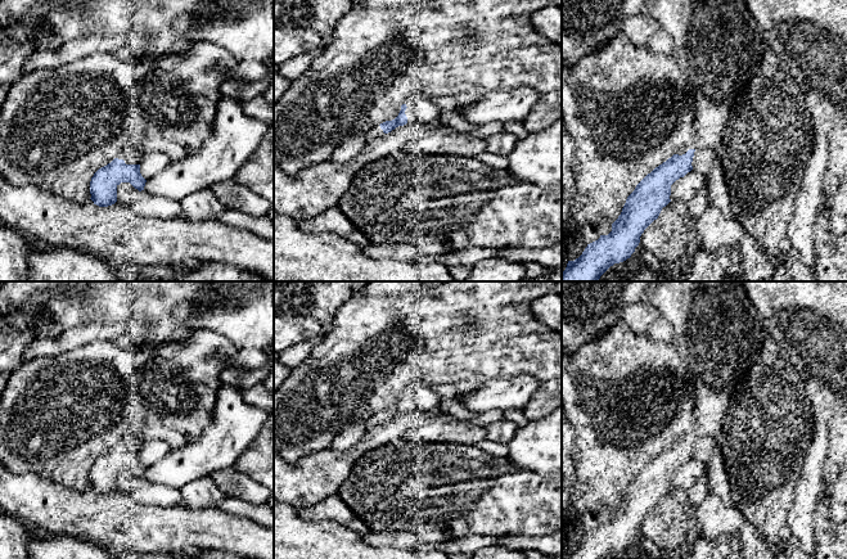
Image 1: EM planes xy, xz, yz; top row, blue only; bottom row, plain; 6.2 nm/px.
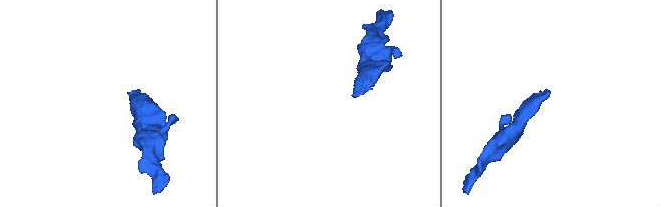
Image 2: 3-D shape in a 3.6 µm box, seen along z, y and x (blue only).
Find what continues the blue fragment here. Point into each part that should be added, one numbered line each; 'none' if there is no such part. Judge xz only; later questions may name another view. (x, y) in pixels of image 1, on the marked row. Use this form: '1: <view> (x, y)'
1: xz (419, 109)

